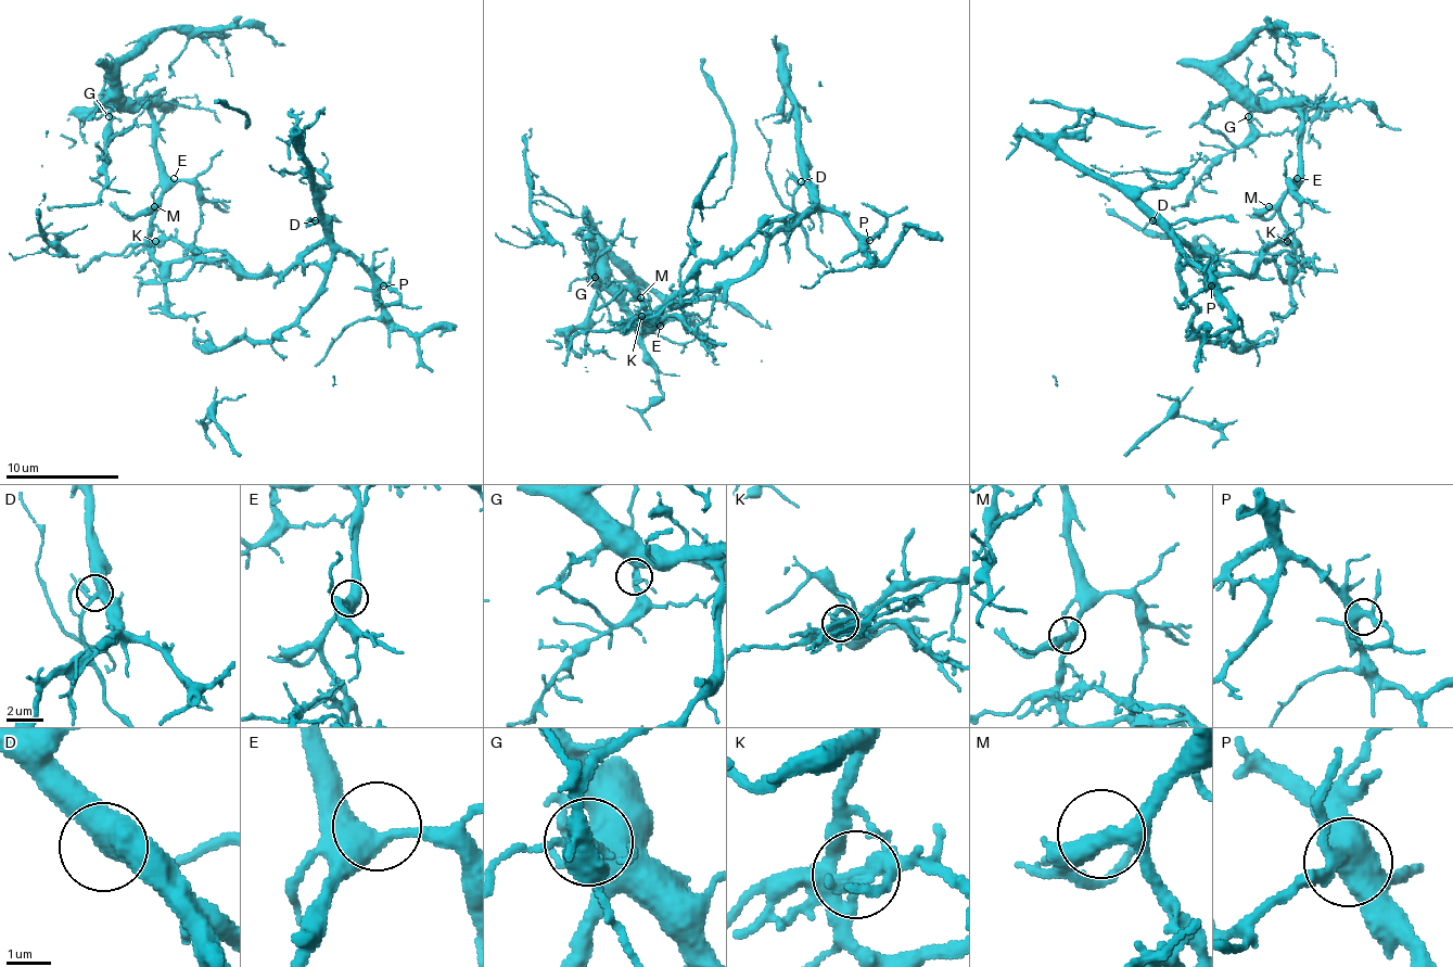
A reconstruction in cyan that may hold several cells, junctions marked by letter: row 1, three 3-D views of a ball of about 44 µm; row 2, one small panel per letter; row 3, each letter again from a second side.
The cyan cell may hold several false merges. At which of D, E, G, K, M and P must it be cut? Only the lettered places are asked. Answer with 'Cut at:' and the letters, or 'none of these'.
Cut at: K

